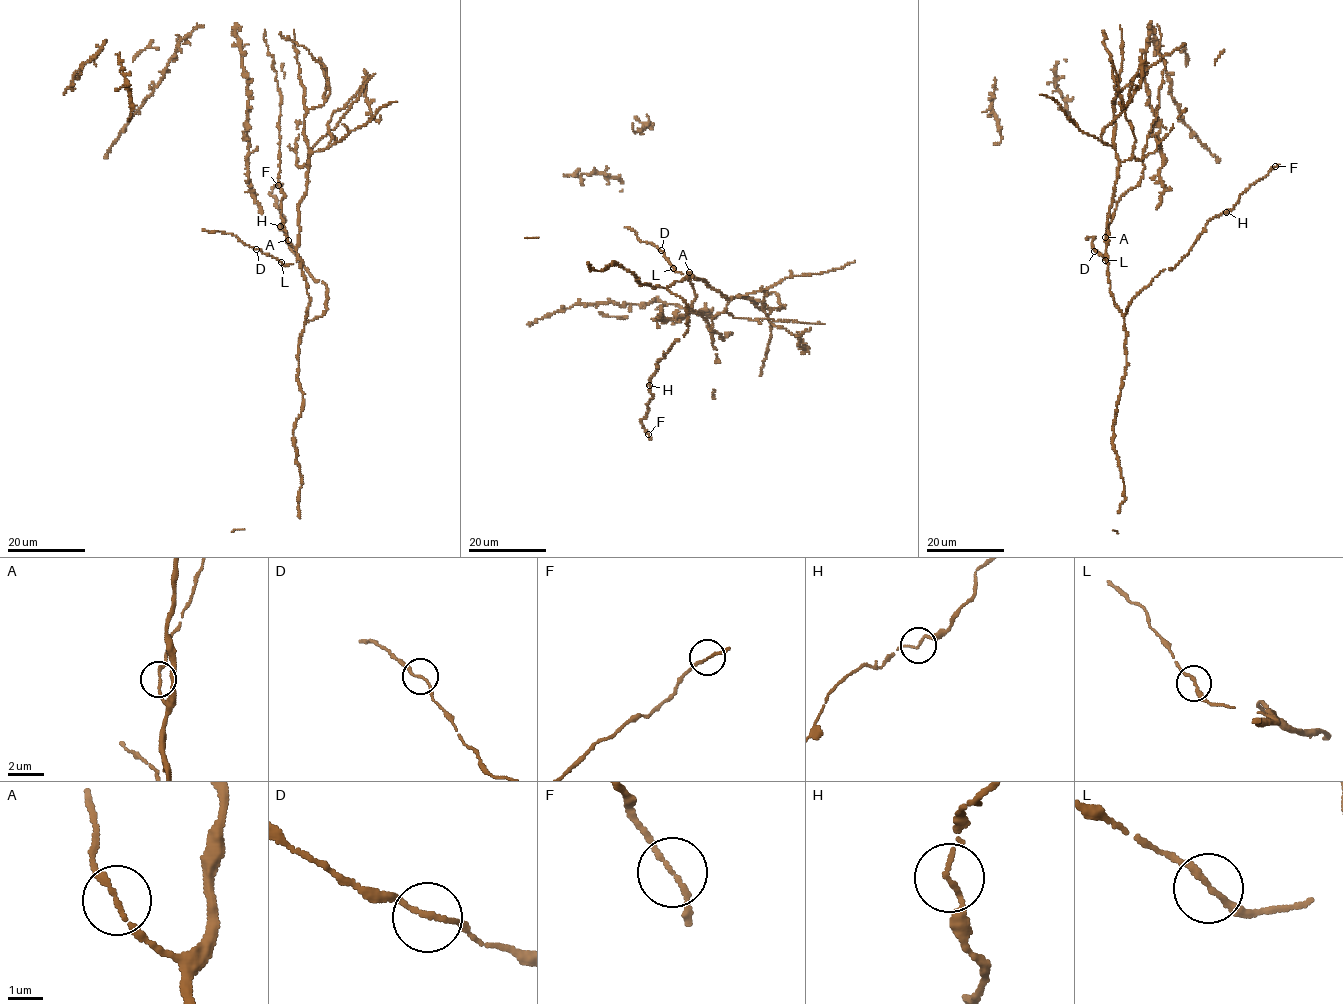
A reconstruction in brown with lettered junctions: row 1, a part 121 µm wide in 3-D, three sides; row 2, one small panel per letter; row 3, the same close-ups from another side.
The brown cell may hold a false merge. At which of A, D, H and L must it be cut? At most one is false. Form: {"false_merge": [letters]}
{"false_merge": []}

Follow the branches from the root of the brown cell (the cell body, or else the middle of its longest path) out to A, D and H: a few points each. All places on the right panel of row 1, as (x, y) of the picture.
A: (1142, 175), (1139, 184), (1116, 203), (1105, 237)
D: (1142, 175), (1139, 184), (1116, 203), (1105, 236), (1107, 263), (1094, 251)
H: (1142, 175), (1116, 203), (1105, 236), (1110, 292), (1123, 314), (1153, 278), (1187, 254), (1207, 222), (1226, 212)

